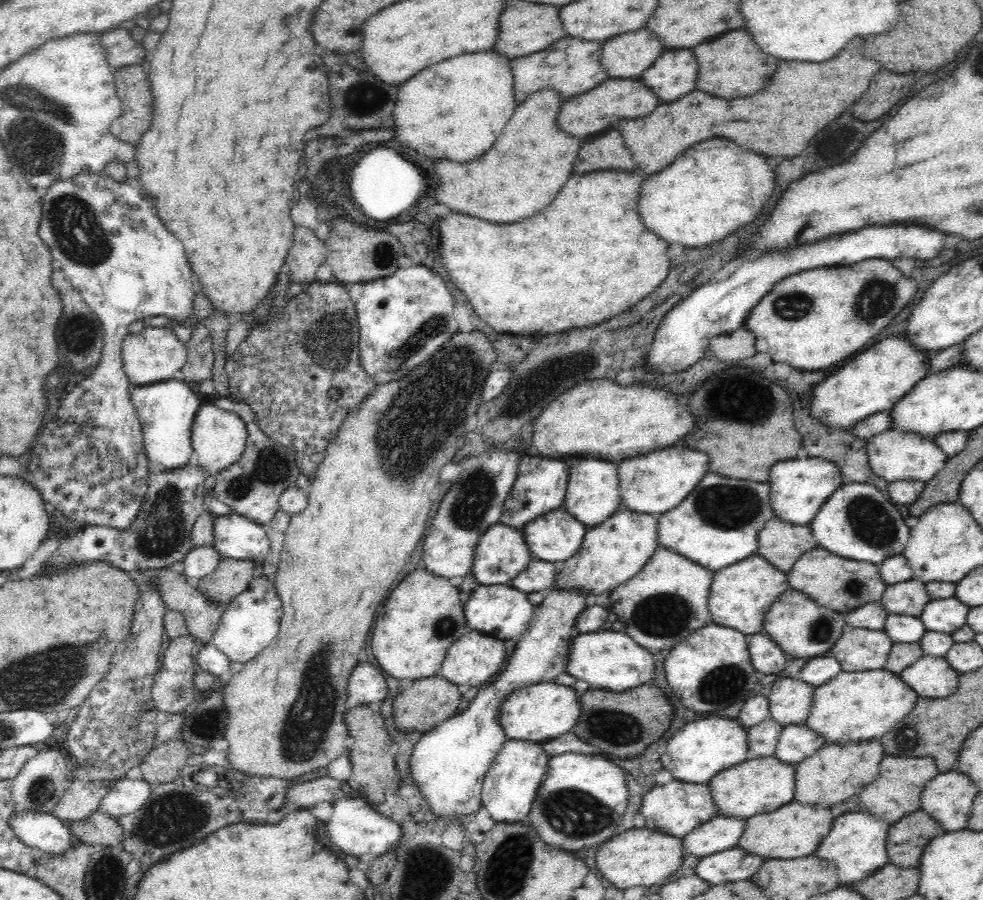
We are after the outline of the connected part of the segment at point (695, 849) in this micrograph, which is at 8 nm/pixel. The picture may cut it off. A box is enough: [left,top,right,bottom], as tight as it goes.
[683,814,744,858]

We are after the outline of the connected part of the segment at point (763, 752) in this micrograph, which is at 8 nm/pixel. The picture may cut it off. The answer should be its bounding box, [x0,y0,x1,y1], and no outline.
[747,718,783,759]

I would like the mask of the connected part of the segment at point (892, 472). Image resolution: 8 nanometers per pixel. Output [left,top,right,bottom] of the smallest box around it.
[866,427,949,484]

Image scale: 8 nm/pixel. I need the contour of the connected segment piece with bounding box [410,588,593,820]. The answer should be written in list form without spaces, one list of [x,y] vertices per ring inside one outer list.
[[[553,588],[542,603],[533,607],[533,617],[528,628],[518,638],[518,643],[513,648],[510,658],[506,660],[503,670],[488,685],[481,686],[476,696],[470,701],[466,710],[459,715],[454,715],[448,720],[442,721],[427,733],[424,733],[418,742],[414,744],[412,756],[410,756],[410,775],[416,781],[420,793],[424,795],[426,803],[430,805],[432,813],[436,817],[444,817],[446,820],[462,818],[475,813],[483,806],[481,801],[481,790],[486,773],[491,768],[494,757],[500,752],[507,738],[504,735],[502,725],[500,725],[500,706],[510,696],[512,692],[540,684],[542,682],[554,681],[554,678],[562,672],[566,672],[568,664],[568,654],[570,654],[570,642],[572,634],[577,634],[576,618],[592,602],[592,598],[587,592],[577,592],[577,590],[557,590]]]

